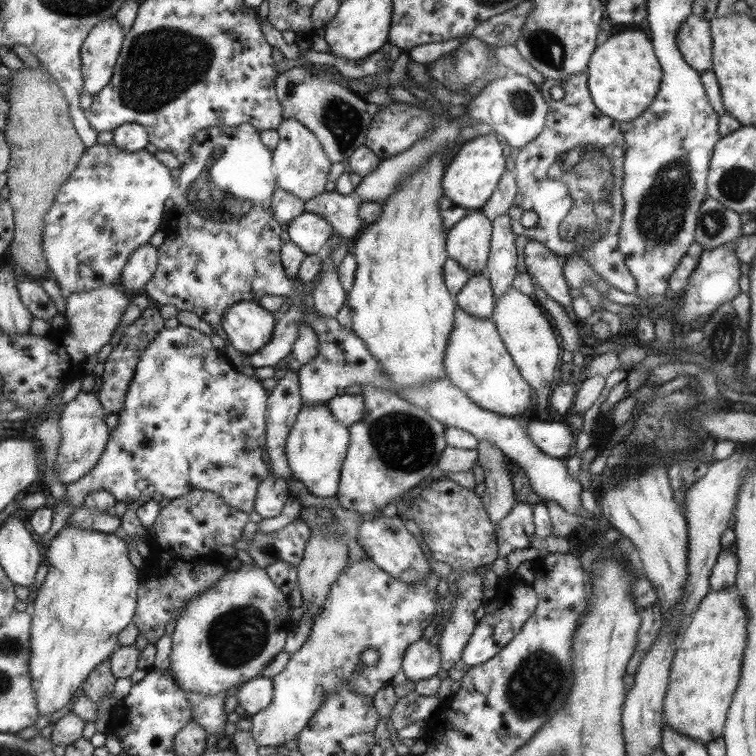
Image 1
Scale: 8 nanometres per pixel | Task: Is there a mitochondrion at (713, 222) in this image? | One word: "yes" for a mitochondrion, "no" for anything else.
yes

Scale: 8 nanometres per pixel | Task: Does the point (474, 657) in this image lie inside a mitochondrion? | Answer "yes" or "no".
no

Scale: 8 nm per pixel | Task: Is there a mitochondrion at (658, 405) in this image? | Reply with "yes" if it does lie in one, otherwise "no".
no

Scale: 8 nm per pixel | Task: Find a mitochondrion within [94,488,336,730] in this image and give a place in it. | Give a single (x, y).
(237, 637)

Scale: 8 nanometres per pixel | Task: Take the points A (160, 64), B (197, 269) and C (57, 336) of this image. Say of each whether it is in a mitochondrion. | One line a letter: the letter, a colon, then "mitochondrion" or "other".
A: mitochondrion
B: other
C: other

